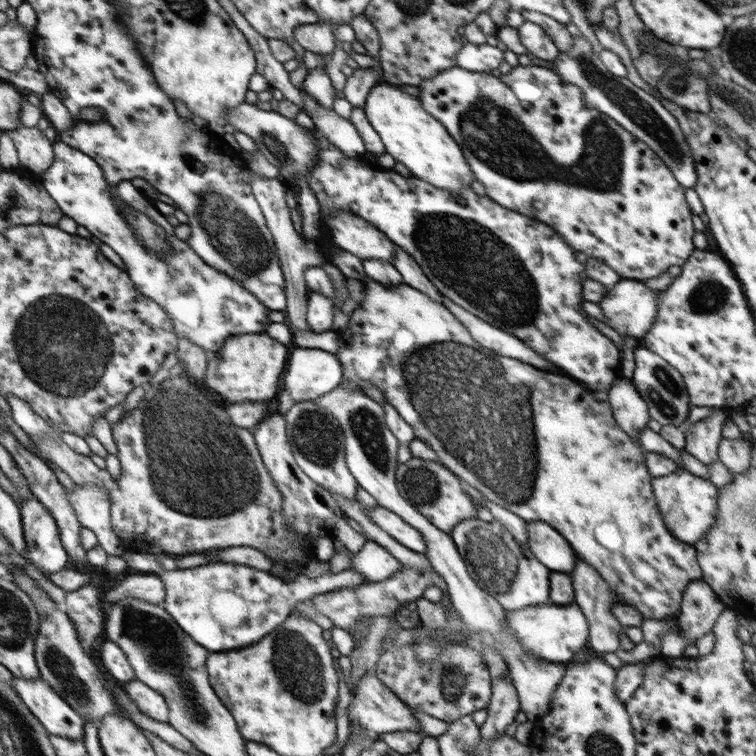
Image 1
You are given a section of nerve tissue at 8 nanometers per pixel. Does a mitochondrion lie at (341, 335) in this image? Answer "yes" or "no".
no

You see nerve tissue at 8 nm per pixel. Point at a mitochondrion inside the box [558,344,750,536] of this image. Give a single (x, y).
(664, 391)

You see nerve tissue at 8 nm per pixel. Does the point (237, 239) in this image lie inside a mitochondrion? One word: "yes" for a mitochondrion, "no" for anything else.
yes

